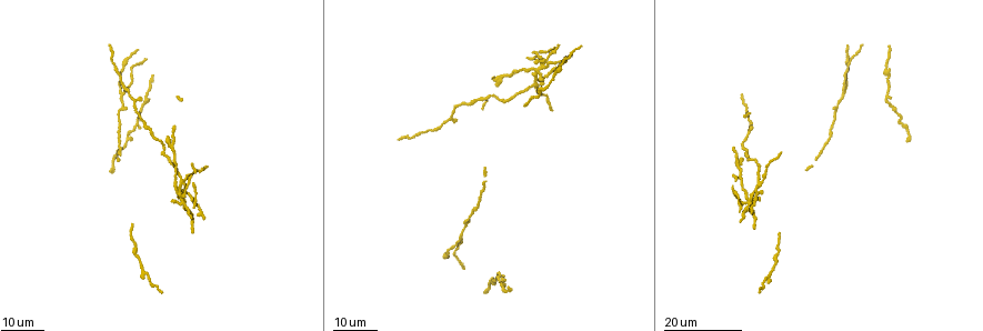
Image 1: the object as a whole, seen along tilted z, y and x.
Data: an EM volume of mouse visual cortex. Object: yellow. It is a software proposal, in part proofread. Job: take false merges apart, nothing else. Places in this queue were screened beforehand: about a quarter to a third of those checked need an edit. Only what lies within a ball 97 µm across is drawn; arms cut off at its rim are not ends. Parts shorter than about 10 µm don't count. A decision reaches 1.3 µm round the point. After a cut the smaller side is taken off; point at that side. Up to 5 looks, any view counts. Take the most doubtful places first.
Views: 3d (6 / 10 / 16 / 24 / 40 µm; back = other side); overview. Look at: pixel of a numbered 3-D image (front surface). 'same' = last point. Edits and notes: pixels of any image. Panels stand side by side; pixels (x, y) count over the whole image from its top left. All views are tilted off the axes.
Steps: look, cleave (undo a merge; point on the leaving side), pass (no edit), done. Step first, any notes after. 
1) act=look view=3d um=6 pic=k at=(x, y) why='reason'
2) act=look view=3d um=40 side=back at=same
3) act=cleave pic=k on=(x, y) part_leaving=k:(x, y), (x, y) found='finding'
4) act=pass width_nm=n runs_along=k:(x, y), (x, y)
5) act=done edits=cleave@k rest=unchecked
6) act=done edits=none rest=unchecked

act=look view=3d um=16 pic=1 at=(844, 93) why='branch point'

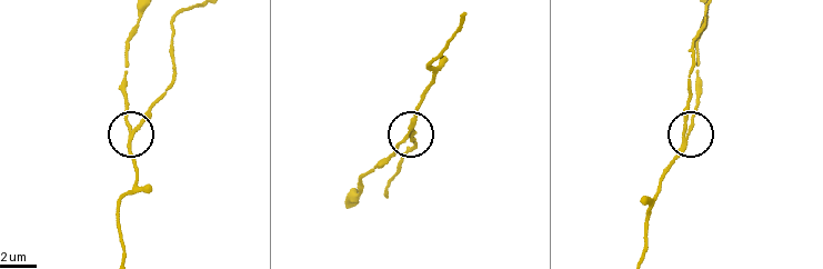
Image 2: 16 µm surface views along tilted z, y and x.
act=look view=3d um=6 pic=2 at=(134, 129)

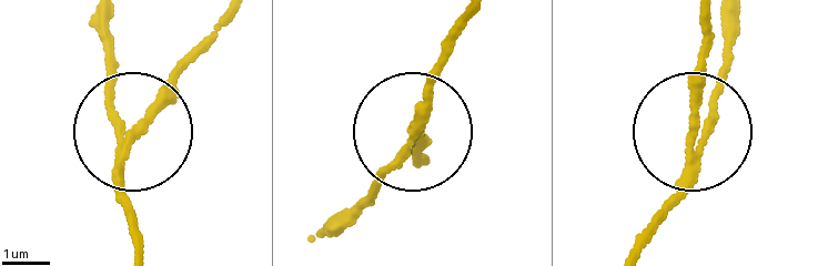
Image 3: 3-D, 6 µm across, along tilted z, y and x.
act=look view=3d um=6 side=back pic=3 at=(129, 134) why='from behind'

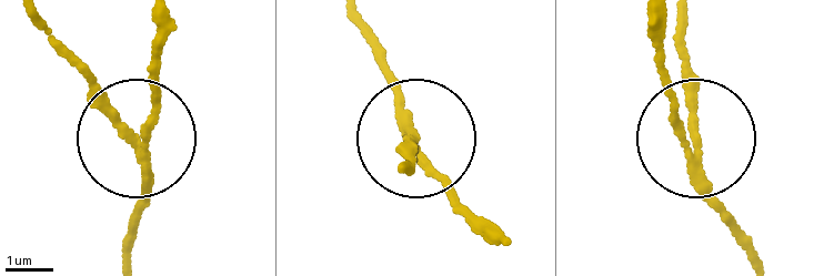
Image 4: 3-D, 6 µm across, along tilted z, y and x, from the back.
act=cleave pic=4 on=(98, 108) side_arm_um=15 found='two neurons meet here'

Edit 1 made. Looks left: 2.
act=look view=3d um=16 pic=1 at=(757, 161)

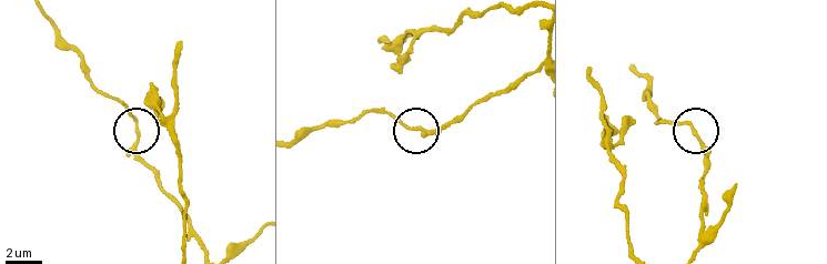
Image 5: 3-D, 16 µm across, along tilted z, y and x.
act=look view=3d um=10 pic=5 at=(139, 141)

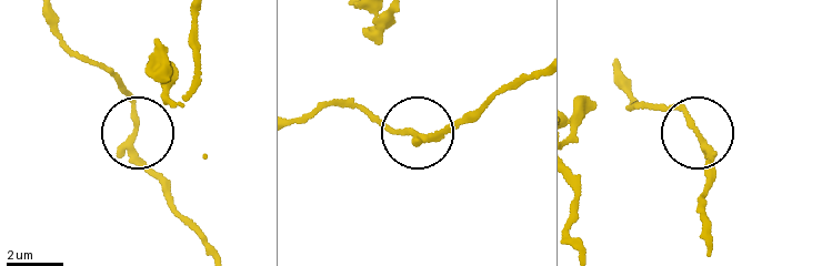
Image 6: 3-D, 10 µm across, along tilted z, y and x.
act=pass found='continuous, no second neuron'

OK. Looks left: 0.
act=done edits=cleave@4 rest=unchecked

